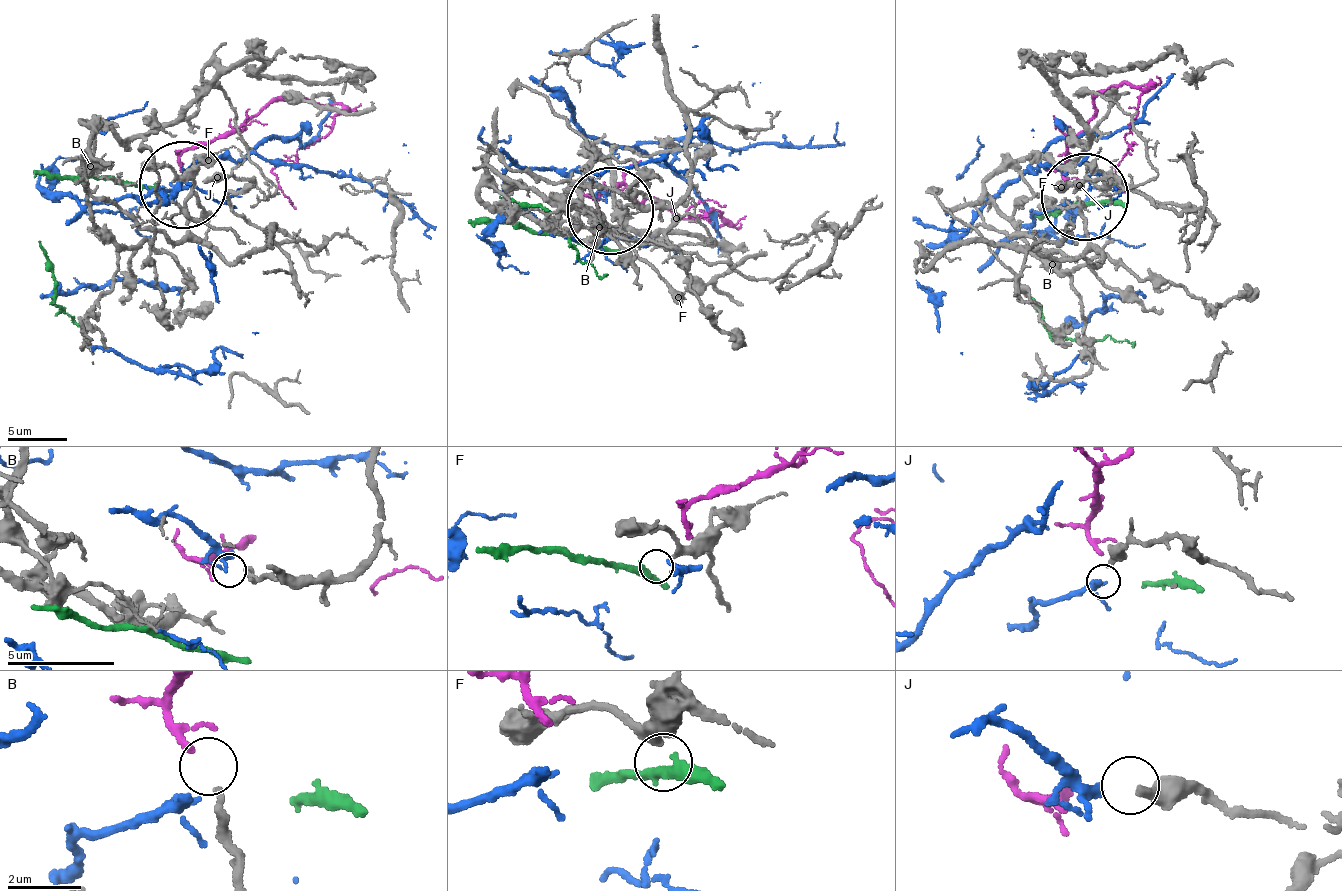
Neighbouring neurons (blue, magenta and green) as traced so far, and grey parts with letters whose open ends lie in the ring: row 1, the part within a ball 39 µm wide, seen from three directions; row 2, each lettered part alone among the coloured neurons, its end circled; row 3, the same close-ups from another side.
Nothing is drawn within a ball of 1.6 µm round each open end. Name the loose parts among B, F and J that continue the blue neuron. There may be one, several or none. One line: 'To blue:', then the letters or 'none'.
To blue: J

